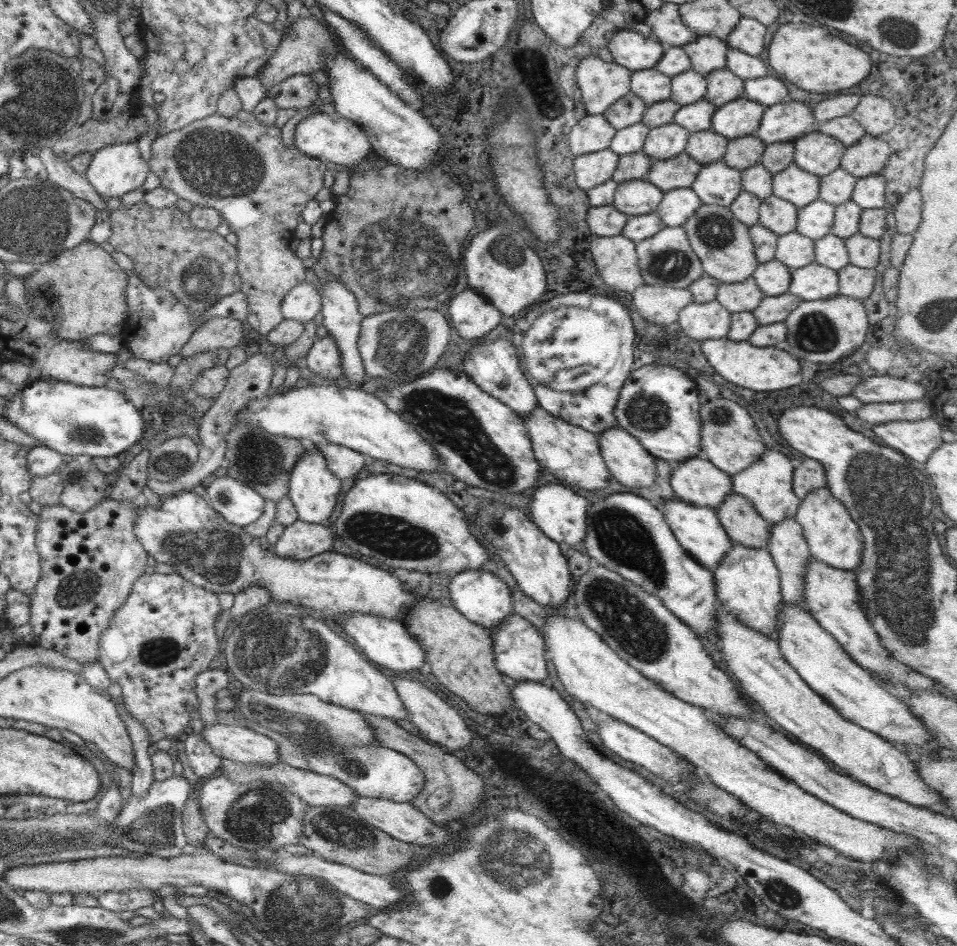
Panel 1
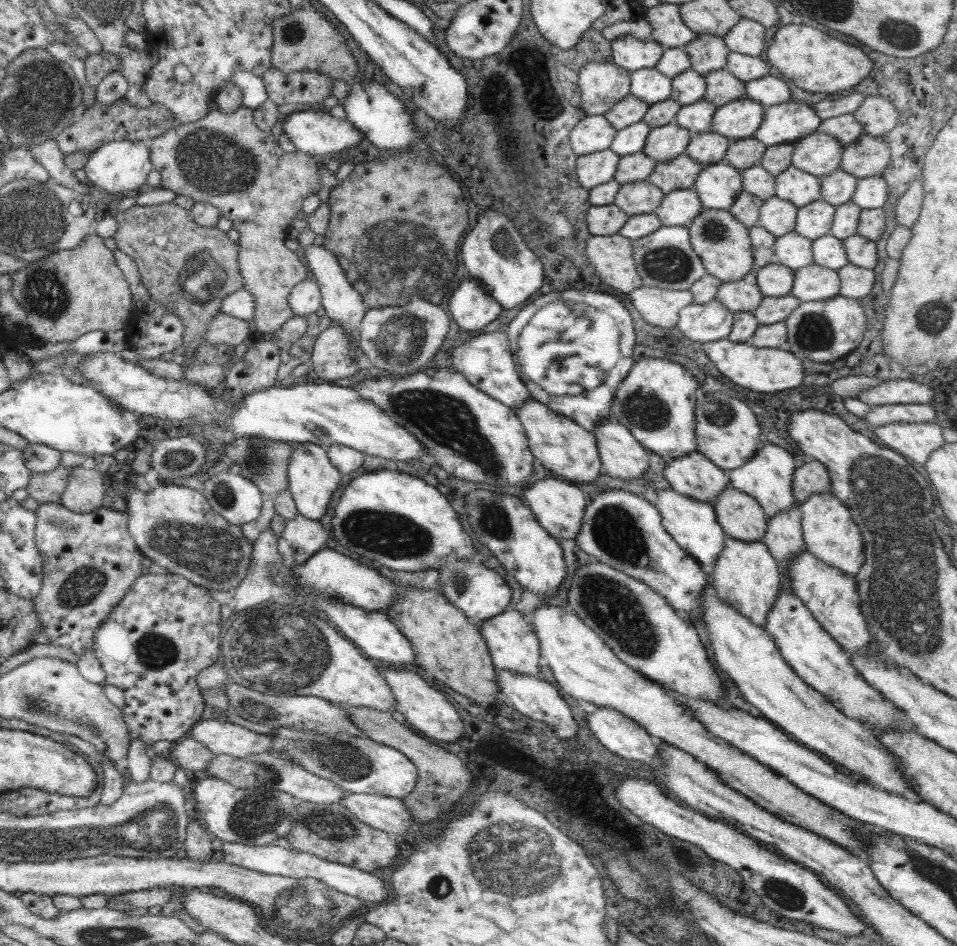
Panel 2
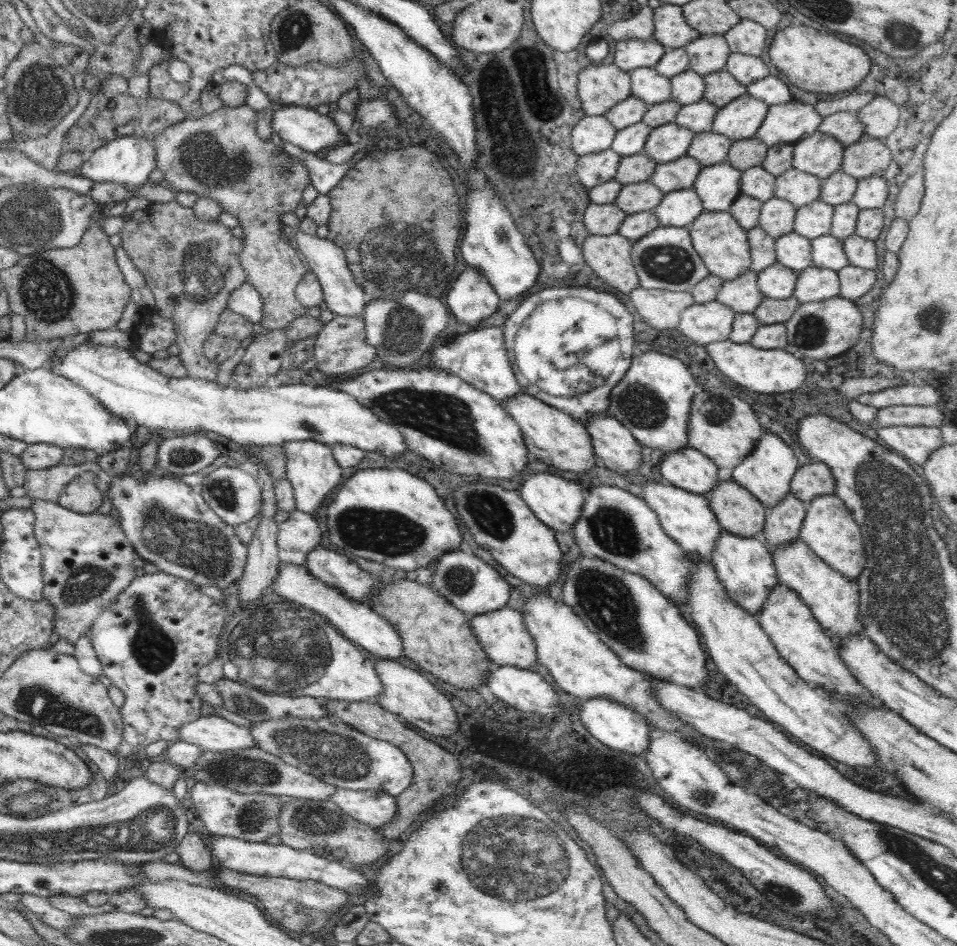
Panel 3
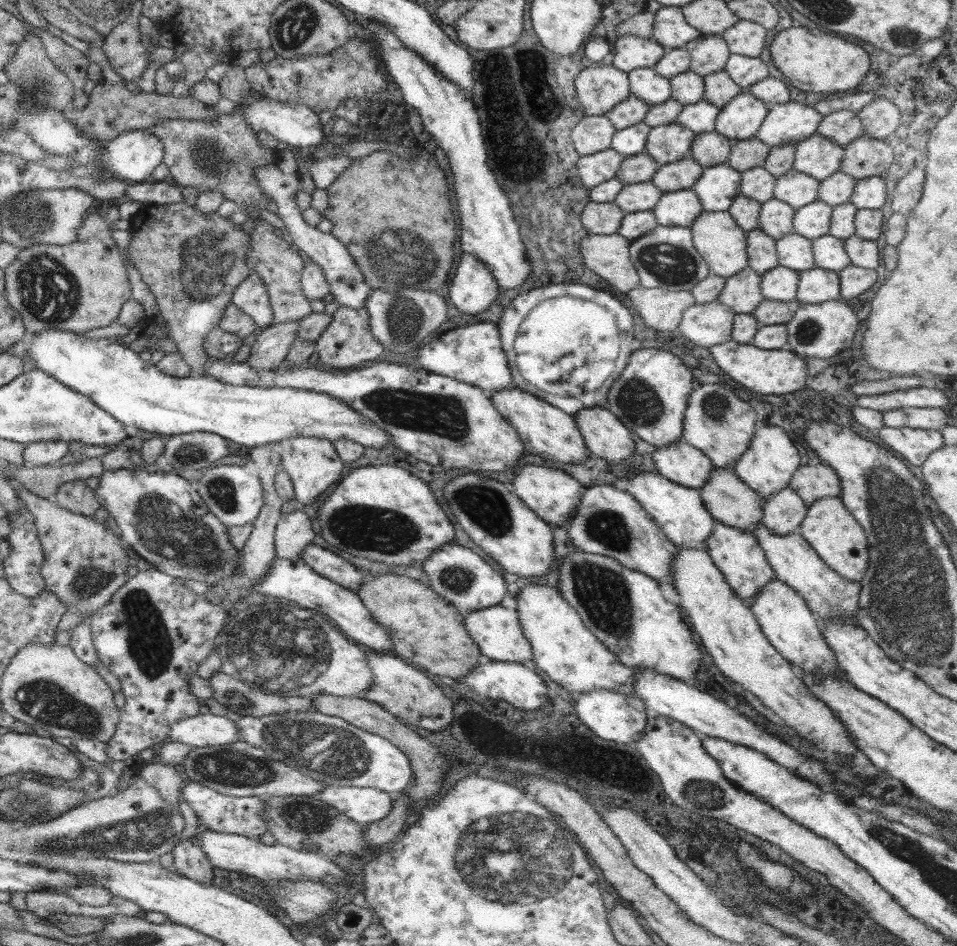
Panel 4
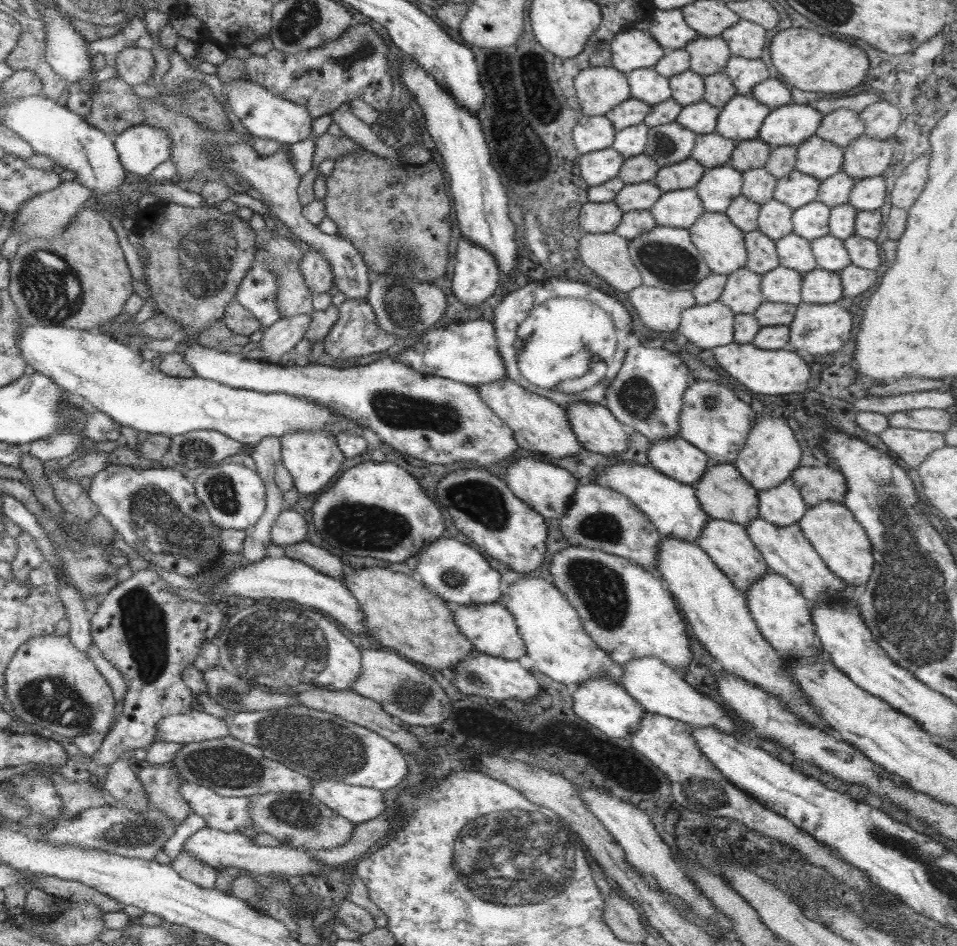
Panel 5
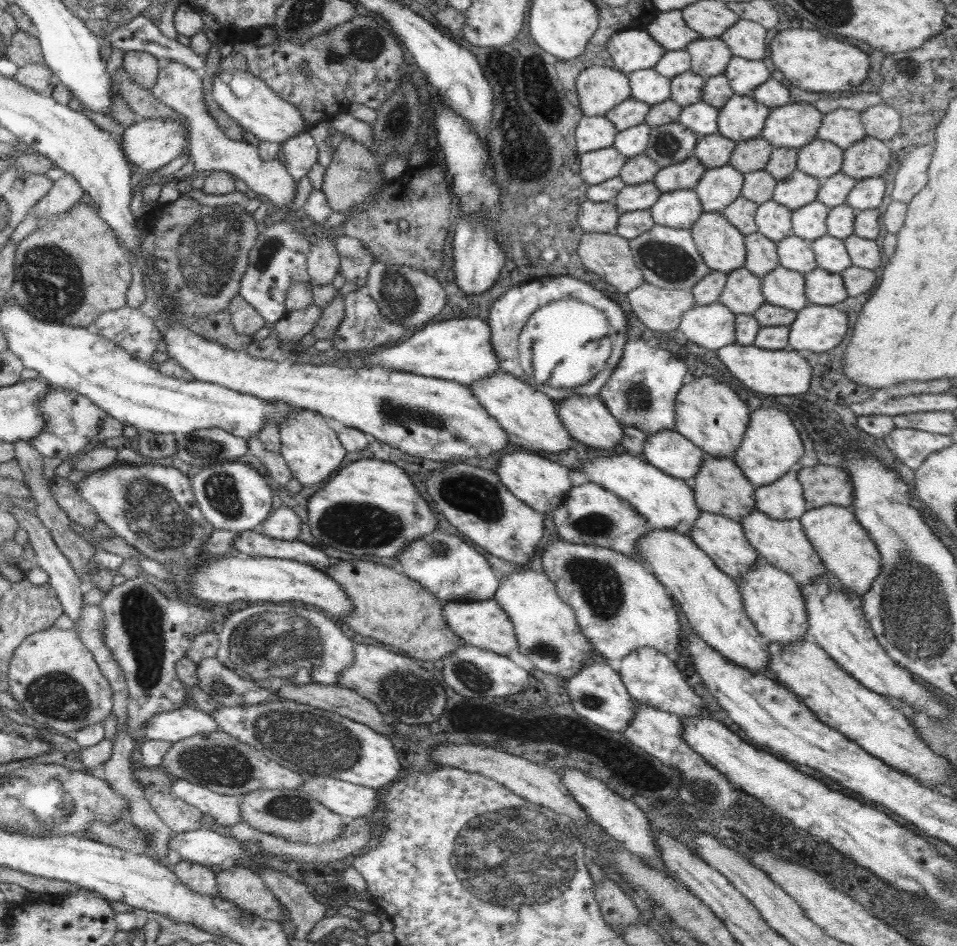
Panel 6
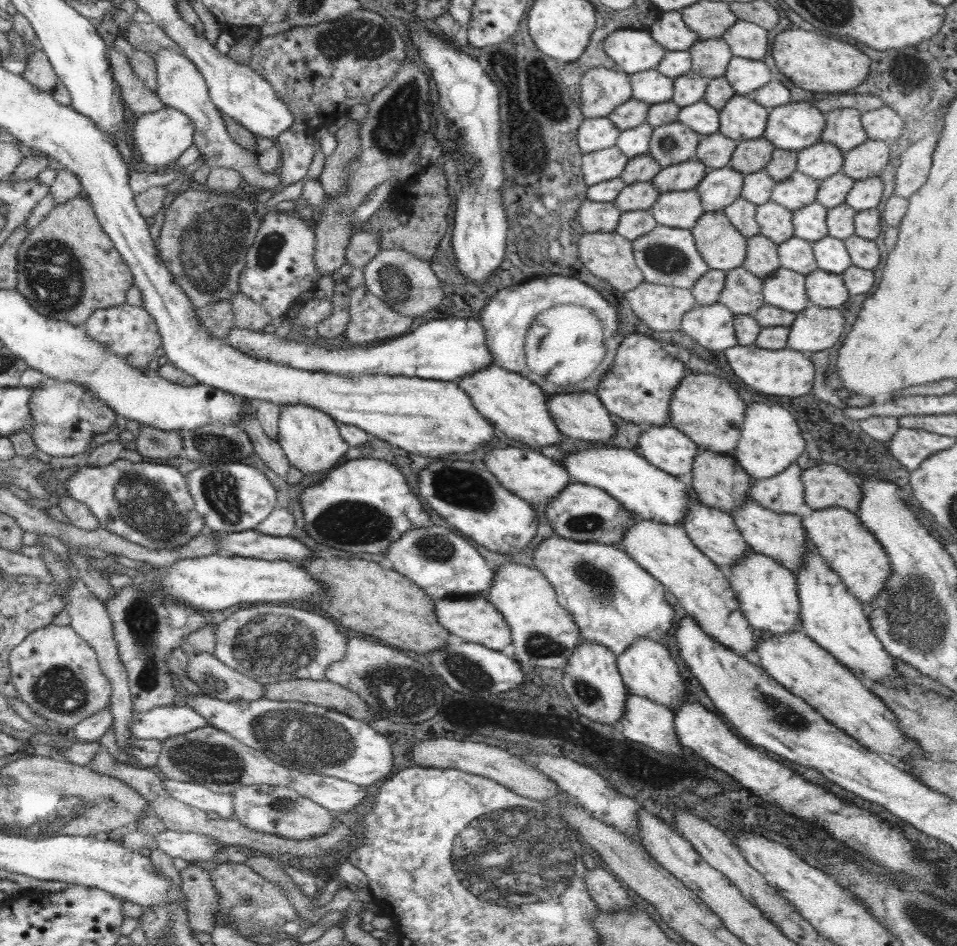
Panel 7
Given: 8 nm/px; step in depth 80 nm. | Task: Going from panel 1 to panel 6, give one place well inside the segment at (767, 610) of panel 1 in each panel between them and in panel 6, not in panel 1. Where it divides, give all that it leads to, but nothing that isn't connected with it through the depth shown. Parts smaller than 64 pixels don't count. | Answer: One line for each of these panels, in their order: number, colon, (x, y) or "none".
2: (745, 576)
3: (744, 565)
4: (737, 554)
5: (727, 543)
6: (721, 538)

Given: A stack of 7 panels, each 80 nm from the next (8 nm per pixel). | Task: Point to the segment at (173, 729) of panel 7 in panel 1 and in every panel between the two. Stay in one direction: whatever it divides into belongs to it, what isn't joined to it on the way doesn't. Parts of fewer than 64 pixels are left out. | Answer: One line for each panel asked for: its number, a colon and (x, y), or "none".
1: (241, 744)
2: (220, 737)
3: (213, 732)
4: (209, 729)
5: (195, 726)
6: (185, 722)

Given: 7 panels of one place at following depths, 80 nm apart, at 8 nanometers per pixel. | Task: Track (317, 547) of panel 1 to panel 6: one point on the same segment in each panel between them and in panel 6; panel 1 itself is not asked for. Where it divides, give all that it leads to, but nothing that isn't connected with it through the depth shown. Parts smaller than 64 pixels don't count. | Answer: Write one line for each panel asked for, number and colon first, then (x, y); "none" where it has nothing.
2: (301, 538)
3: (299, 534)
4: (294, 532)
5: (290, 527)
6: (284, 524)

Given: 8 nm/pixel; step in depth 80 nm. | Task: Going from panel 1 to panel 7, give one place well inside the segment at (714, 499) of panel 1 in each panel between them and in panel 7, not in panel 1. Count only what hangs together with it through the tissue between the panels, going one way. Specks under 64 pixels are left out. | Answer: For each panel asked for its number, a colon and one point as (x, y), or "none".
2: (693, 475)
3: (688, 469)
4: (680, 462)
5: (675, 457)
6: (671, 452)
7: (665, 447)

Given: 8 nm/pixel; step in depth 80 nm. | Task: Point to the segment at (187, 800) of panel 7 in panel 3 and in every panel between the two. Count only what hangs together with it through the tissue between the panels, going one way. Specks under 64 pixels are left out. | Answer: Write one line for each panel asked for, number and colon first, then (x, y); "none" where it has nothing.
3: (255, 816)
4: (219, 812)
5: (228, 814)
6: (225, 809)

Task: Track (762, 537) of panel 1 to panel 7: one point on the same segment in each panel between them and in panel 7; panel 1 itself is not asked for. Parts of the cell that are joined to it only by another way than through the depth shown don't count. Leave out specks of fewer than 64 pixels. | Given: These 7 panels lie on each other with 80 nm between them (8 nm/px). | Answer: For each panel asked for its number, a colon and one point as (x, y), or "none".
2: (741, 517)
3: (737, 511)
4: (731, 502)
5: (723, 493)
6: (721, 487)
7: (718, 481)

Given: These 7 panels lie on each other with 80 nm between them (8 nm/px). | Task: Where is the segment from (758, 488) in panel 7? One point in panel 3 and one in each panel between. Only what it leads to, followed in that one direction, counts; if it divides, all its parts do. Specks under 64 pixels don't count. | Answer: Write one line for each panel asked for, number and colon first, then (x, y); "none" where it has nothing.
3: (783, 522)
4: (784, 511)
5: (783, 505)
6: (783, 499)

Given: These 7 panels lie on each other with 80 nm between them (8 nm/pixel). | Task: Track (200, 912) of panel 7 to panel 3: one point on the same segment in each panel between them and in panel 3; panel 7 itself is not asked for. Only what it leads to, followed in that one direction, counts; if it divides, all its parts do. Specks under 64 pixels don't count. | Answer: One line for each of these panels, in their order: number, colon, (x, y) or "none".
3: (194, 854)
4: (190, 860)
5: (186, 865)
6: (200, 878)

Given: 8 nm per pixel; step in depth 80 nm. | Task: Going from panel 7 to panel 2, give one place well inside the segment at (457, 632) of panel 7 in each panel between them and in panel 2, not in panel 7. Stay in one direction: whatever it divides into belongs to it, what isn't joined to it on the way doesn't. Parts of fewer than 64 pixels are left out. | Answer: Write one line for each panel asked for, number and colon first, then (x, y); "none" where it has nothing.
2: (511, 642)
3: (502, 634)
4: (496, 631)
5: (490, 628)
6: (483, 624)

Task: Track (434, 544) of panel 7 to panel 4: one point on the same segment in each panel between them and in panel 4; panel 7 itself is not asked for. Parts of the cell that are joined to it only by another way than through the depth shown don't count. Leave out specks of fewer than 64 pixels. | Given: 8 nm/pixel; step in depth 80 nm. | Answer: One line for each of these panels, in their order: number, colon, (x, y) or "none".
4: (462, 577)
5: (456, 572)
6: (444, 564)

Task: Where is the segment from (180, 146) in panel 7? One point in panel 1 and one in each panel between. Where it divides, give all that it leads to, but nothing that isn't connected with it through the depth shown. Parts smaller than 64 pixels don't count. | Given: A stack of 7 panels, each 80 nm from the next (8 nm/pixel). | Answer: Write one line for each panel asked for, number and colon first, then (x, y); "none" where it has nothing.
1: (114, 170)
2: (123, 166)
3: (127, 161)
4: (132, 157)
5: (142, 148)
6: (150, 144)

